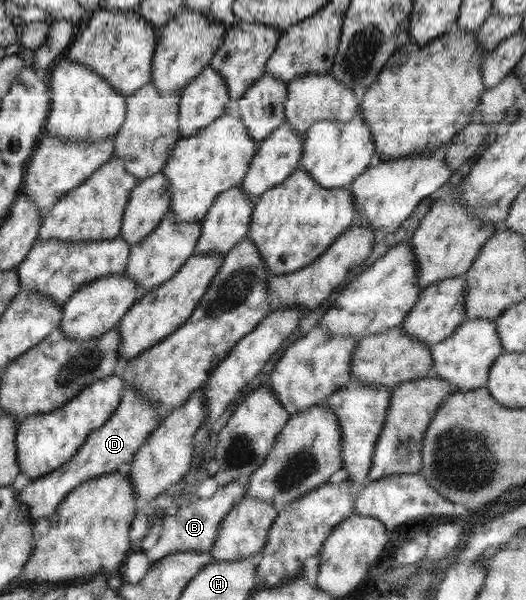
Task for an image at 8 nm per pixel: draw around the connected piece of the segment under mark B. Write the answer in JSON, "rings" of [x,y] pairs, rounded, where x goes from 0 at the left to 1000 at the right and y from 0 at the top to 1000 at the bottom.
{"rings":[[[466,802],[441,803],[433,808],[414,813],[414,818],[399,832],[380,832],[338,848],[331,858],[319,858],[312,863],[312,887],[304,883],[300,907],[281,917],[283,937],[295,938],[316,927],[354,918],[399,918],[411,897],[414,897],[414,882],[422,863],[452,842],[468,828],[471,807]]]}

